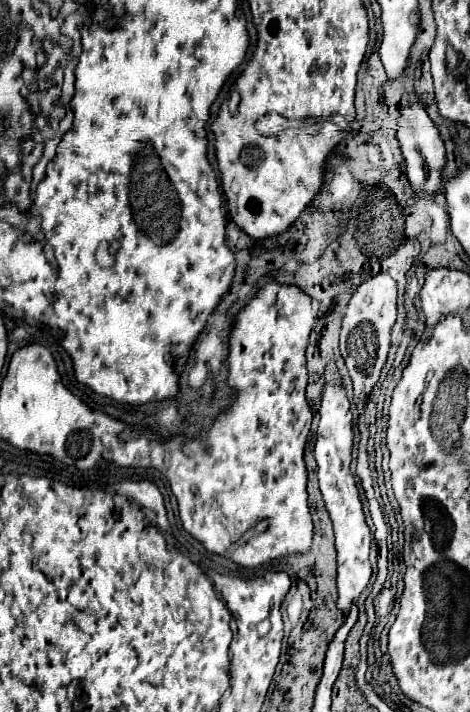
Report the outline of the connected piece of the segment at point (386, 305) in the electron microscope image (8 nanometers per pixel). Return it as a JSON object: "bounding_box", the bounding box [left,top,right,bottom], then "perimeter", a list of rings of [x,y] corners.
{"bounding_box":[339,274,397,402],"perimeter":[[[379,274],[367,278],[351,296],[343,318],[343,330],[339,340],[339,350],[353,380],[353,392],[357,400],[367,402],[373,386],[379,382],[379,374],[387,362],[387,354],[391,350],[391,330],[397,318],[397,284],[393,278]]]}

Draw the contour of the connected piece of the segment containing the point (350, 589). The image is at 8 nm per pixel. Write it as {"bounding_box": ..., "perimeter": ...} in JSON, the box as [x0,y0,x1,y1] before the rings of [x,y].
{"bounding_box":[313,364,371,614],"perimeter":[[[331,364],[327,370],[327,384],[325,384],[323,400],[319,408],[321,422],[317,428],[317,442],[313,448],[313,456],[317,460],[319,490],[335,530],[335,550],[337,550],[337,602],[335,604],[337,604],[337,610],[341,610],[343,614],[351,610],[351,606],[359,600],[361,592],[365,590],[371,578],[371,564],[369,564],[371,530],[365,524],[359,492],[349,470],[351,454],[353,454],[353,424],[351,424],[349,406],[351,402],[343,390],[341,380],[337,378],[335,366]]]}

